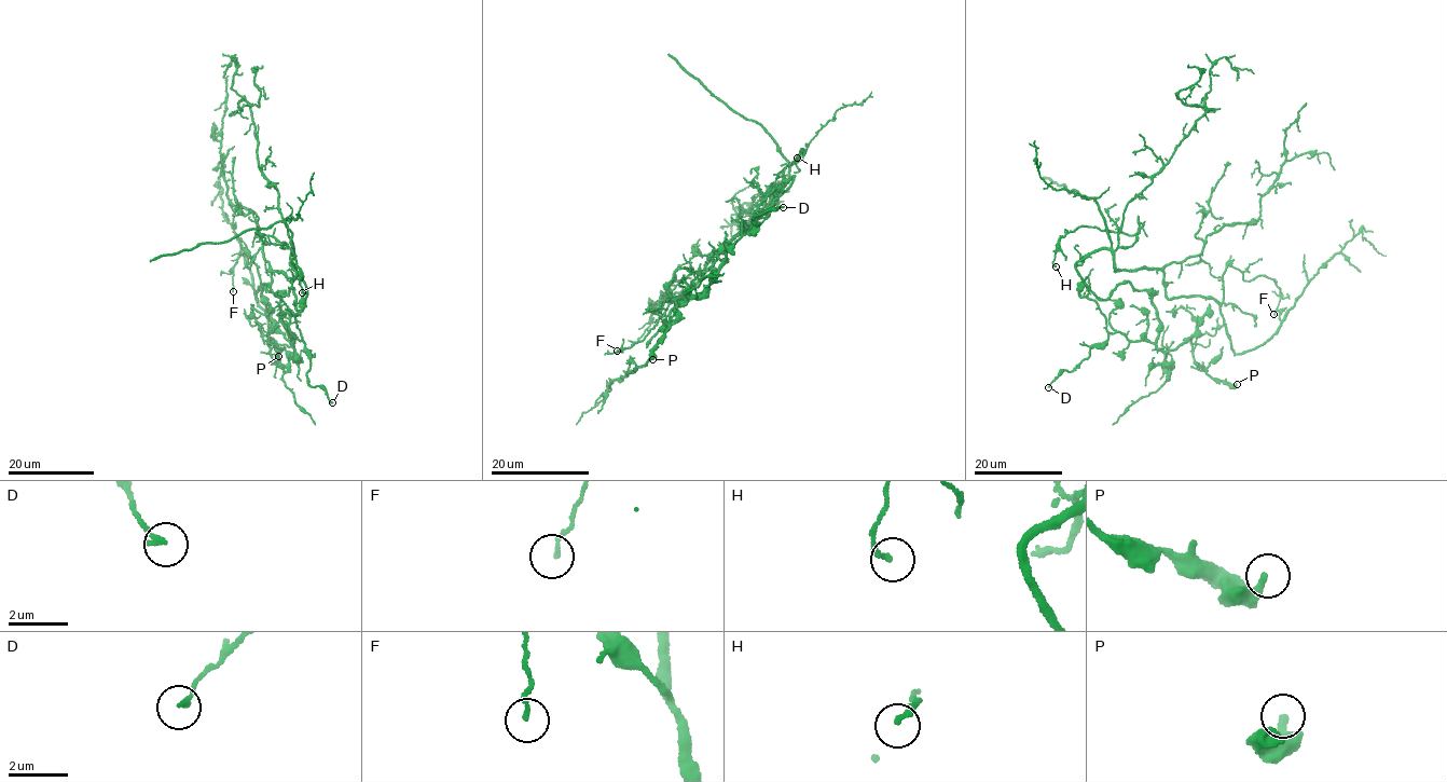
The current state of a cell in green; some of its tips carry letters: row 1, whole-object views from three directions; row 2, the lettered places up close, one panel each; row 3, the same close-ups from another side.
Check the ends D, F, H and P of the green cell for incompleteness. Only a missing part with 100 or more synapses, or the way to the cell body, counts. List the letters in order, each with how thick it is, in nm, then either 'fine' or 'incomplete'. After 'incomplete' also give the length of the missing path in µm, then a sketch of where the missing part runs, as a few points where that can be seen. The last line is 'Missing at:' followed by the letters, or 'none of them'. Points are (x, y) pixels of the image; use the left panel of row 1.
D: 180 nm | fine
F: 140 nm | fine
H: 180 nm | fine
P: 240 nm | fine
Missing at: none of them

